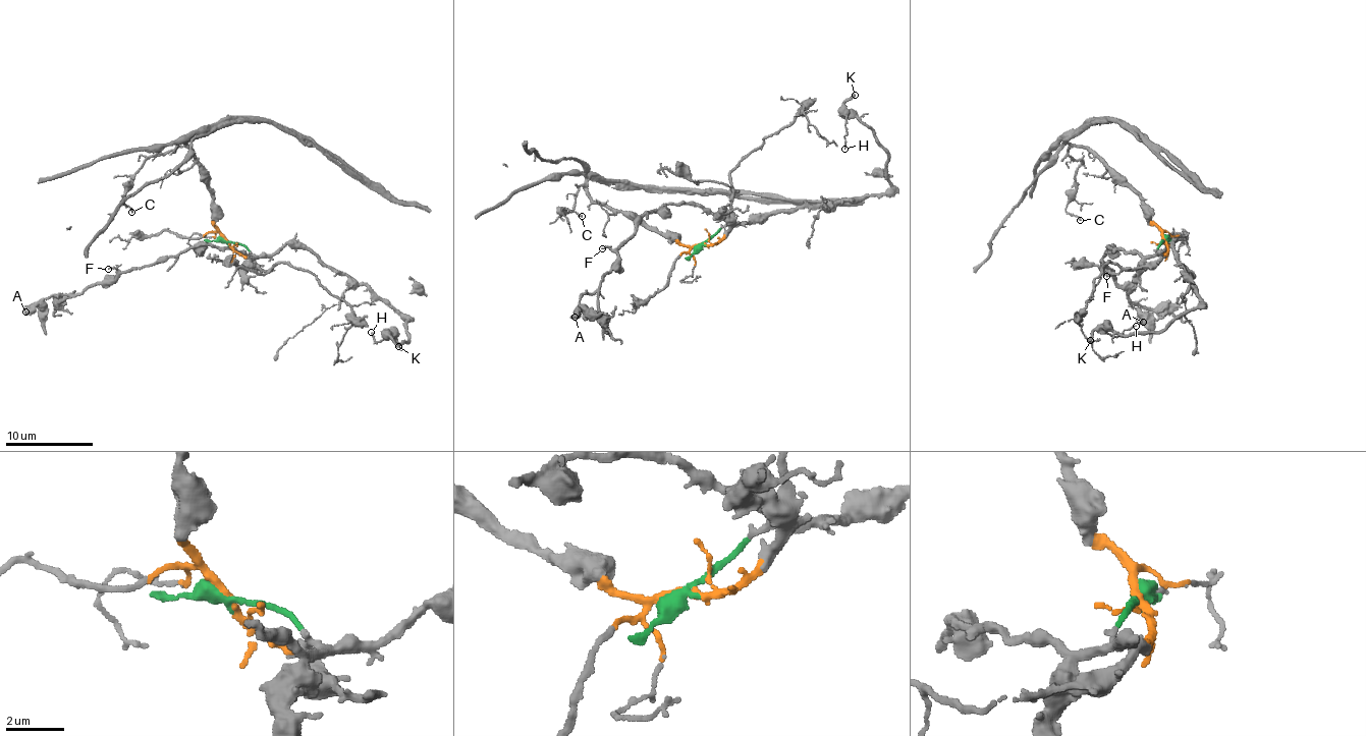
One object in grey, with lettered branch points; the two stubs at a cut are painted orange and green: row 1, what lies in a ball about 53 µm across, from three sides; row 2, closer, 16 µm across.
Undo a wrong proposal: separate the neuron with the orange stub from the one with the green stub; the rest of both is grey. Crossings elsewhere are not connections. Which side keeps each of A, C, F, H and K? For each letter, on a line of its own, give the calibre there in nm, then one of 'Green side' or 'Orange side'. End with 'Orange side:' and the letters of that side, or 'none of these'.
A: Thickness 650 nm. Green side
C: Thickness 150 nm. Orange side
F: Thickness 160 nm. Green side
H: Thickness 120 nm. Green side
K: Thickness 200 nm. Green side
Orange side: C

